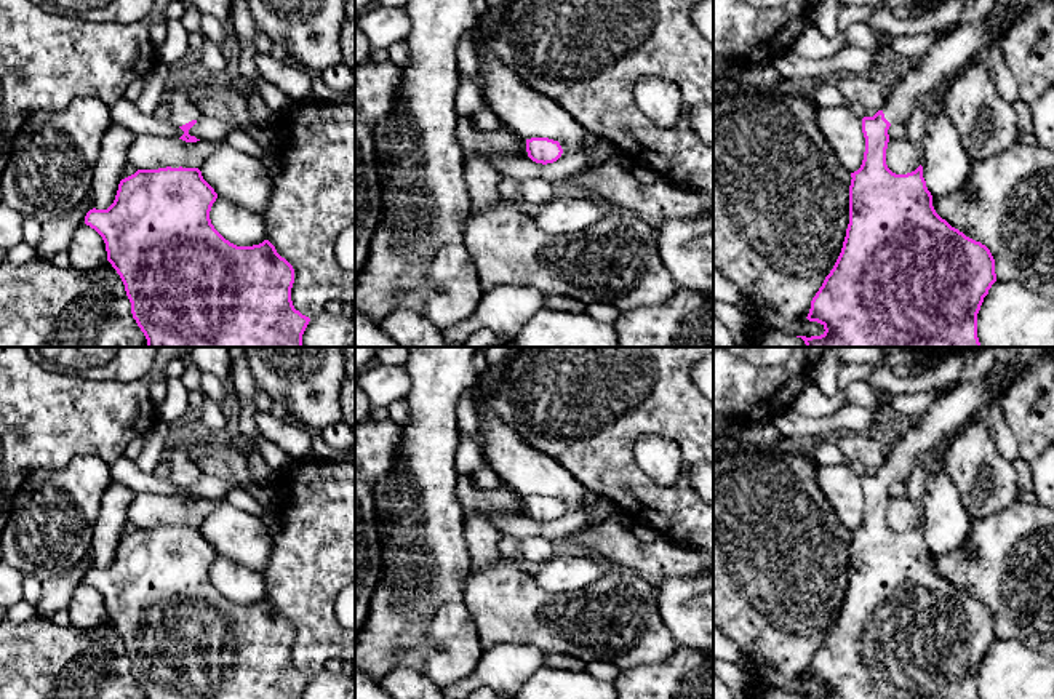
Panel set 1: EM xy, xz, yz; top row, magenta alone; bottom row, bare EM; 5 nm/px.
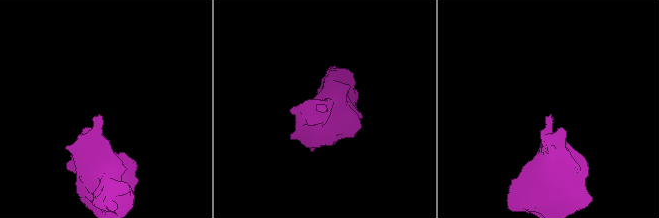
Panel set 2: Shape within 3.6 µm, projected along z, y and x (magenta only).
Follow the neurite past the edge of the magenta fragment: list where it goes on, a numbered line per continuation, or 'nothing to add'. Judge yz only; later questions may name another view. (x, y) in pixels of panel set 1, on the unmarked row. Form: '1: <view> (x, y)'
1: yz (949, 413)

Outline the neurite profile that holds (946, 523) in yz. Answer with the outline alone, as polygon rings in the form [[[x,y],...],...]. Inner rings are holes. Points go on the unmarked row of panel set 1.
[[[937,456],[928,464],[928,486],[920,509],[923,536],[932,555],[945,555],[968,547],[972,518]]]

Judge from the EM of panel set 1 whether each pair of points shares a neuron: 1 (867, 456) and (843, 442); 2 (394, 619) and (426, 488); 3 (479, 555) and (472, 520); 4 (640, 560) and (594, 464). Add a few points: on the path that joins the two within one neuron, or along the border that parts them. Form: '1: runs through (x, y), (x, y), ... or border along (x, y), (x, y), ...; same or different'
1: runs through (861, 450), (850, 443); same
2: runs through (423, 587), (426, 557), (429, 554), (429, 520); same
3: runs through (479, 547), (477, 528); same
4: border along (619, 511), (635, 522); different

